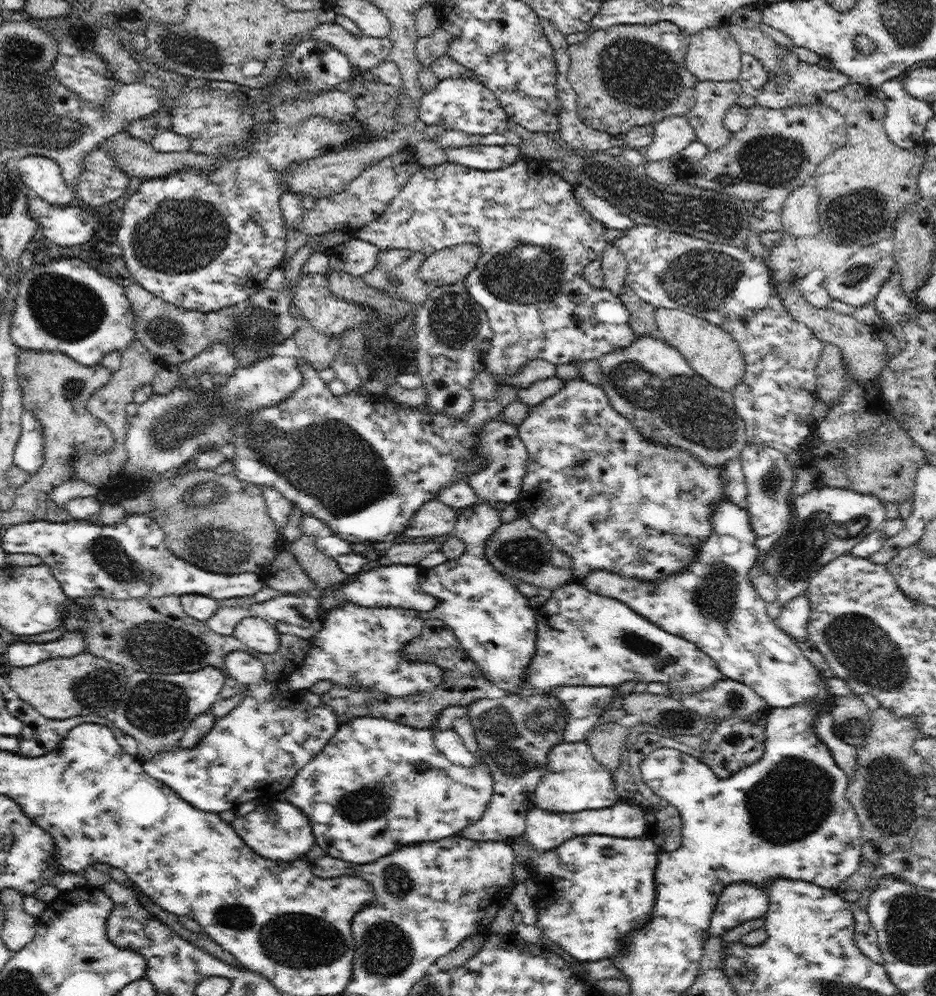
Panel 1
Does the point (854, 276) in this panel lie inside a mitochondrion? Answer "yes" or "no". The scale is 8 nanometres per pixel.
yes

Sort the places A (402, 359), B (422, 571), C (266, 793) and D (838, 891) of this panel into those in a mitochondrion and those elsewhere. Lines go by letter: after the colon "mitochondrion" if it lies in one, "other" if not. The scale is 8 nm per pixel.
A: other
B: other
C: other
D: other

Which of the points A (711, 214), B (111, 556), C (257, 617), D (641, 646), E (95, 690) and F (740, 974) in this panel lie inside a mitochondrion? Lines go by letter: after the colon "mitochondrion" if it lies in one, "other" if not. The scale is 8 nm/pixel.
A: mitochondrion
B: mitochondrion
C: other
D: mitochondrion
E: mitochondrion
F: other

